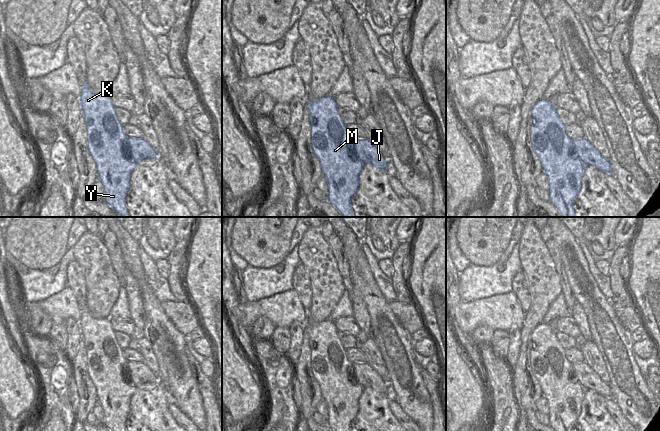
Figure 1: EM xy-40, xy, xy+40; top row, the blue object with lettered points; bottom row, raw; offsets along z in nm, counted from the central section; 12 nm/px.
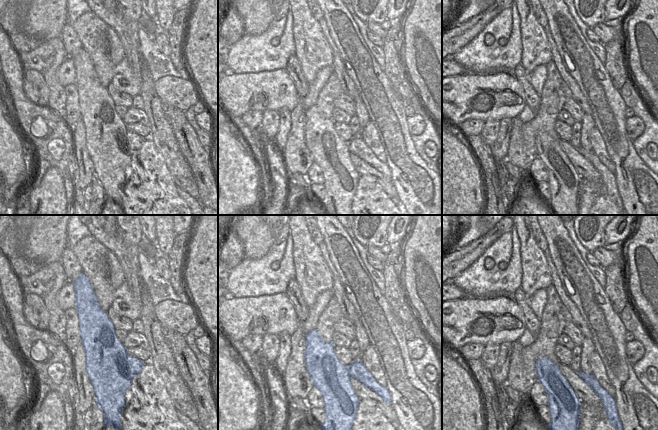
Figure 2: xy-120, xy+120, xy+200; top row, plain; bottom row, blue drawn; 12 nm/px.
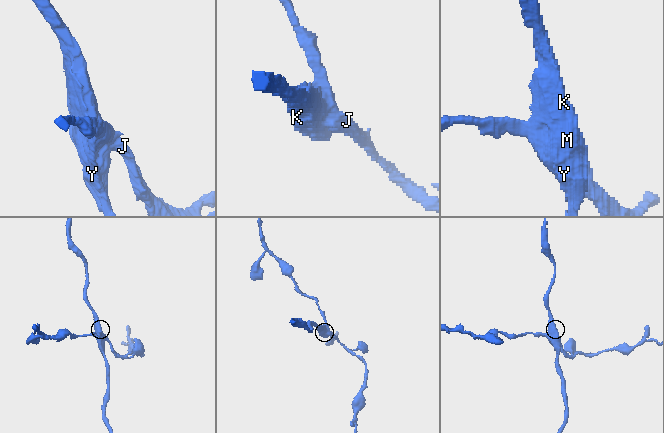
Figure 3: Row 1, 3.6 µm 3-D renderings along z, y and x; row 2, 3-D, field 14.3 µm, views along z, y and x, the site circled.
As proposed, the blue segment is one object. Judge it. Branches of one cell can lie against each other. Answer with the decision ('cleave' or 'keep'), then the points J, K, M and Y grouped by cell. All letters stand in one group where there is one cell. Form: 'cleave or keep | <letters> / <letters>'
cleave | J / K M Y

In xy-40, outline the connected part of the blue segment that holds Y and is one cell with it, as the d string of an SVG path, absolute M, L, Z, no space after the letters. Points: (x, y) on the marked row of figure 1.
M87 80L81 83L80 107L87 125L88 151L96 163L97 177L104 187L103 201L116 212L118 217L129 217L125 197L136 162L126 151L128 138L123 131L123 125L116 116L115 107L109 94L94 94L88 87Z

